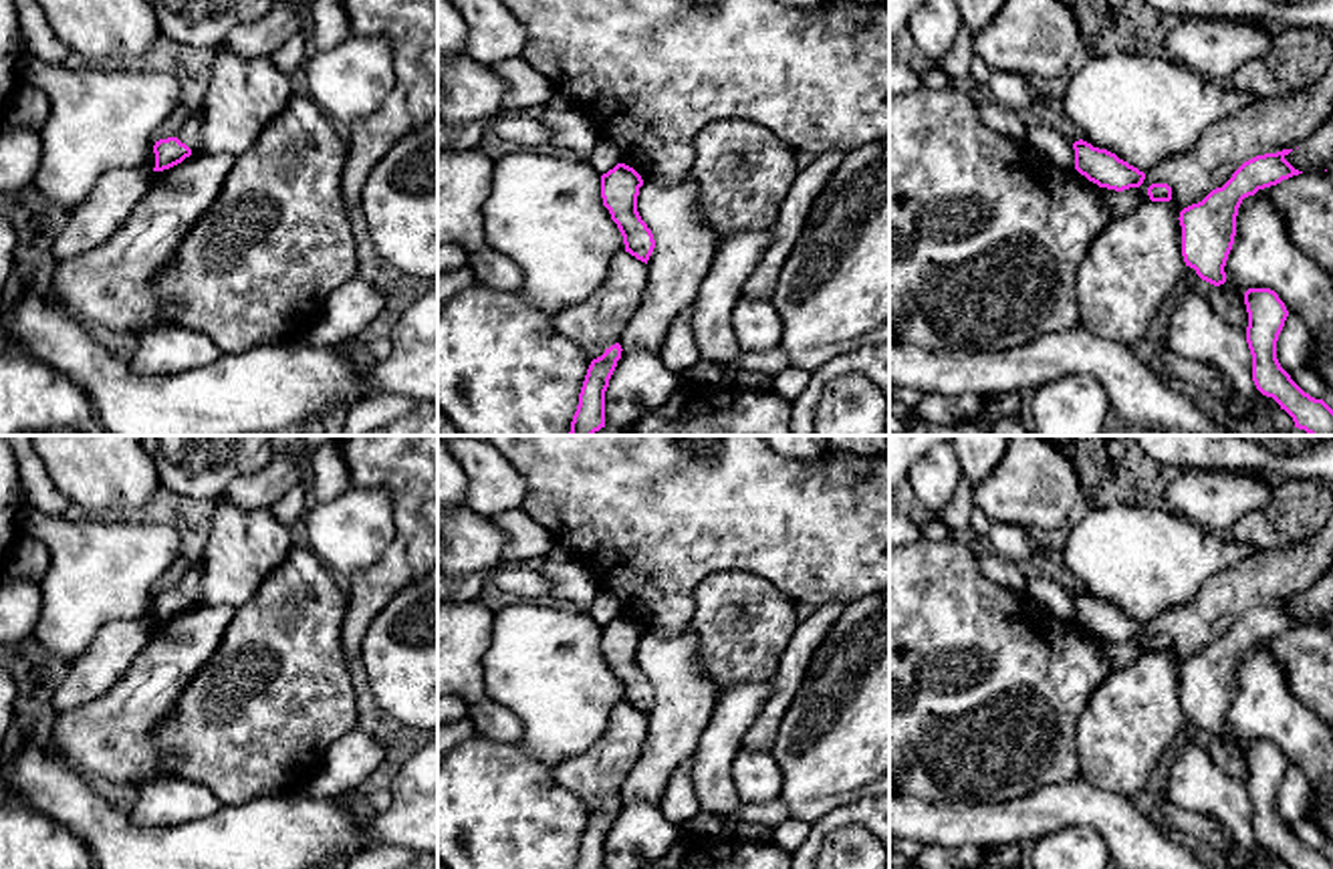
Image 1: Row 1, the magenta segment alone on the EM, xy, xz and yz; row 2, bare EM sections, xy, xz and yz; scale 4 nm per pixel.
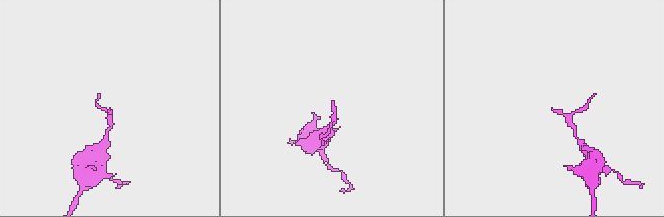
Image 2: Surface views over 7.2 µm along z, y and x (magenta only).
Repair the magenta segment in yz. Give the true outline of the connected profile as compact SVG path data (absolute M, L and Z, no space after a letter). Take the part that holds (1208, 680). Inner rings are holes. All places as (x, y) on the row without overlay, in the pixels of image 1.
M1283 601L1244 613L1222 639L1180 663L1182 708L1202 732L1214 738L1226 734L1224 718L1234 696L1242 651L1303 625L1285 611L1291 603Z

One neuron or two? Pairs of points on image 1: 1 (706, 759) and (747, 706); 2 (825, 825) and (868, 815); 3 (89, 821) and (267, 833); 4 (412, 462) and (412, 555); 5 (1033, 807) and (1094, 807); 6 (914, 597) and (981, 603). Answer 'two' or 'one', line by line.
1: one
2: one
3: one
4: one
5: one
6: one

